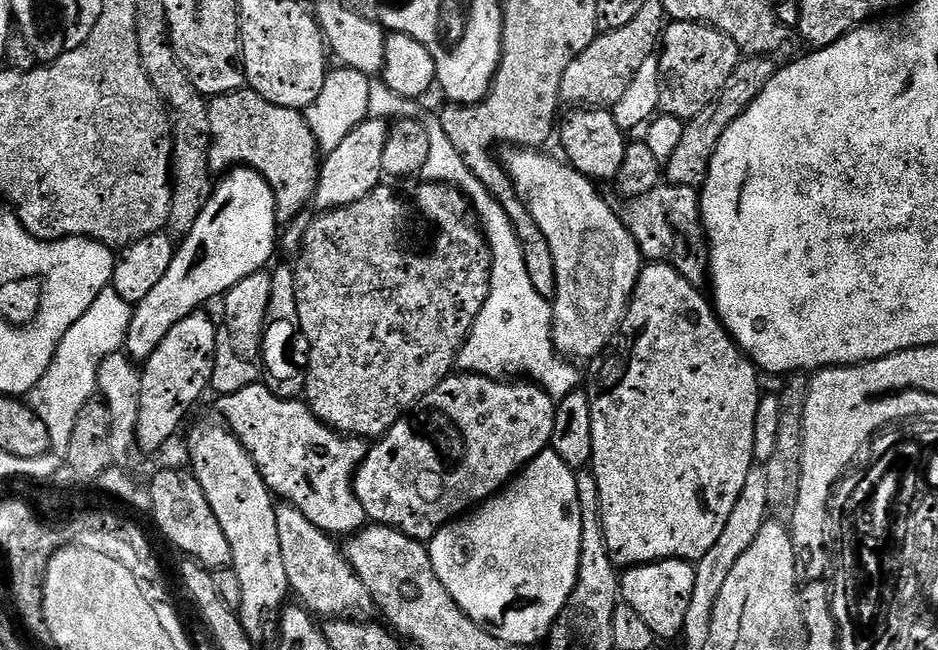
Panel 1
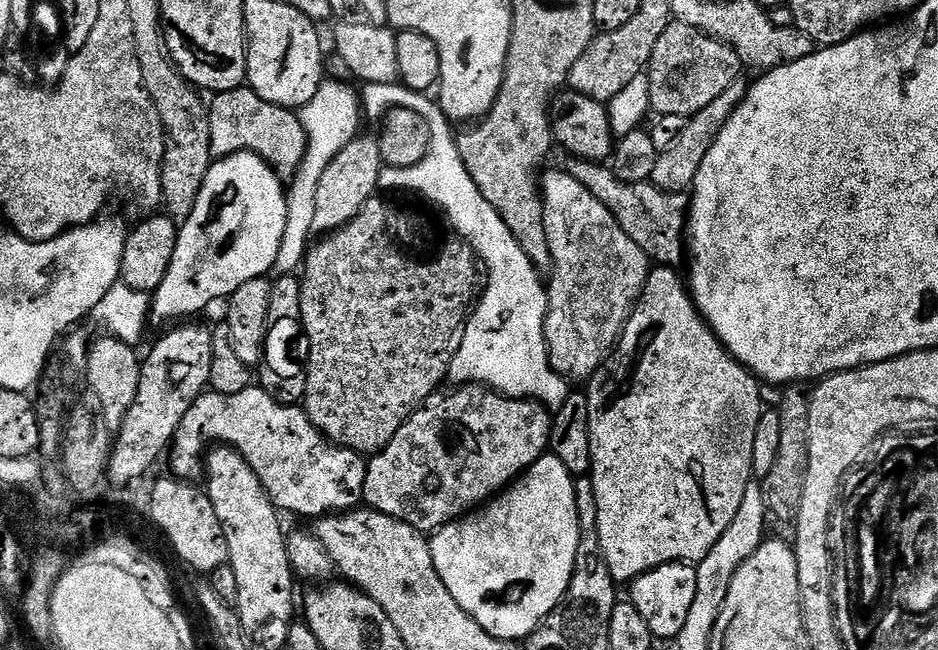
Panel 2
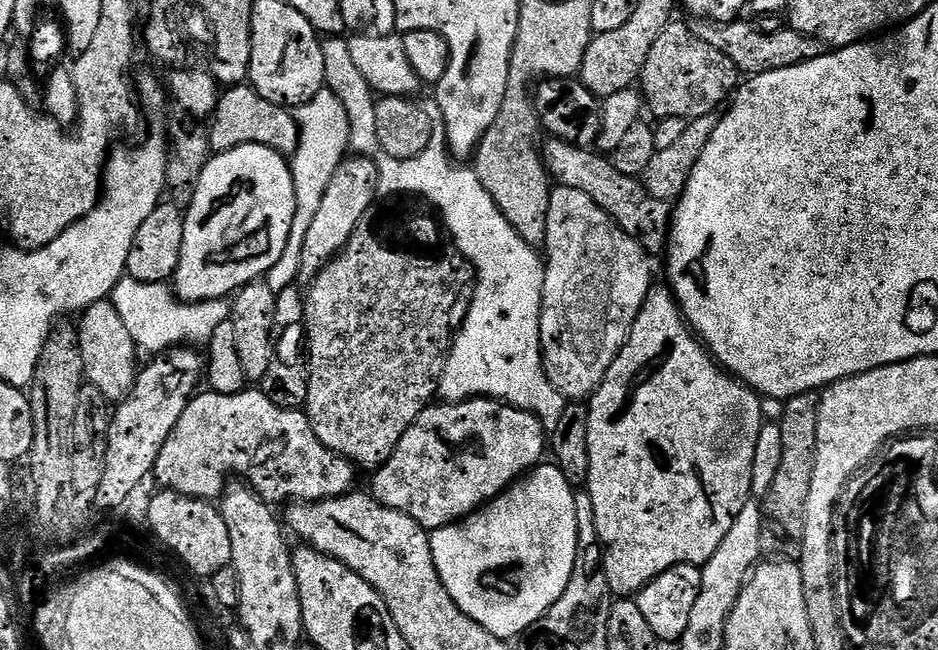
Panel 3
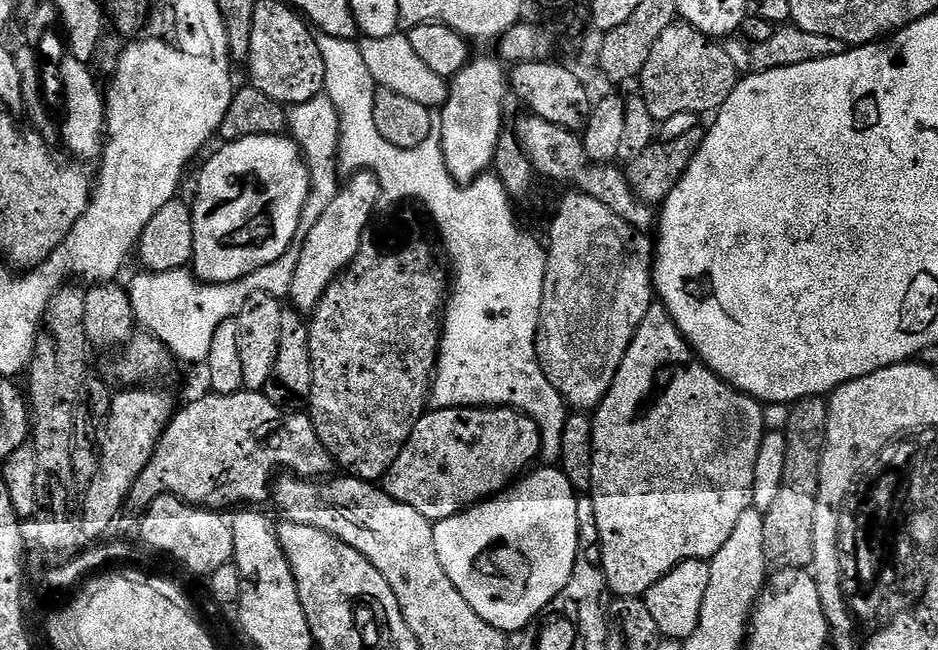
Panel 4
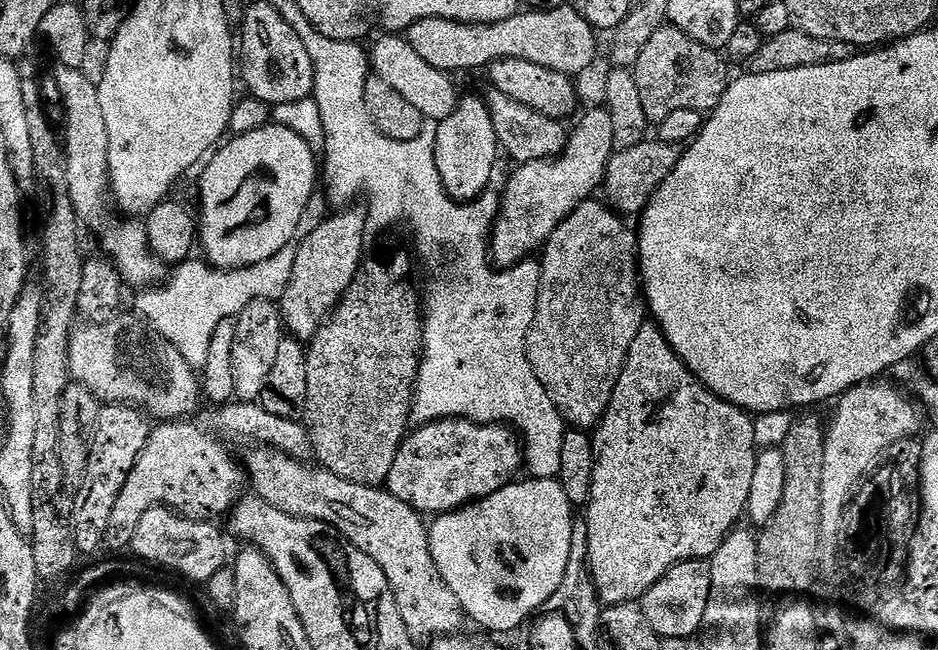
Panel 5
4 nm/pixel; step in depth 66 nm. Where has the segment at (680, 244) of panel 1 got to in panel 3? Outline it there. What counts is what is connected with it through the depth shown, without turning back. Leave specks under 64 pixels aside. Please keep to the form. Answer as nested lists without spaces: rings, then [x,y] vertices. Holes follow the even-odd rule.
[[[548,138],[543,141],[542,155],[544,167],[548,170],[548,175],[561,188],[570,190],[582,190],[586,198],[594,198],[606,214],[619,228],[638,246],[646,249],[649,256],[659,257],[668,247],[668,229],[672,226],[673,205],[662,198],[654,198],[645,190],[643,183],[637,177],[618,174],[614,170],[611,159],[607,155],[601,154],[592,148],[579,148],[565,140]]]

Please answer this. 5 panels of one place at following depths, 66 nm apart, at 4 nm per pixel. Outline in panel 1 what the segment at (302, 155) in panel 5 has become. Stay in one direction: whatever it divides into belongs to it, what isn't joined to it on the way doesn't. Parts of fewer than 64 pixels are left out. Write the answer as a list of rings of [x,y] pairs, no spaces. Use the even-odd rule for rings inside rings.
[[[237,166],[223,177],[224,180],[212,189],[212,196],[205,204],[205,208],[198,214],[193,228],[179,241],[174,258],[170,262],[170,268],[163,275],[162,280],[141,301],[134,305],[132,321],[130,322],[126,352],[133,361],[143,362],[158,350],[162,338],[170,334],[170,330],[182,318],[186,318],[192,312],[201,311],[207,300],[223,297],[242,278],[250,278],[250,274],[267,269],[268,259],[278,252],[278,232],[276,227],[276,199],[263,178],[252,168]]]

